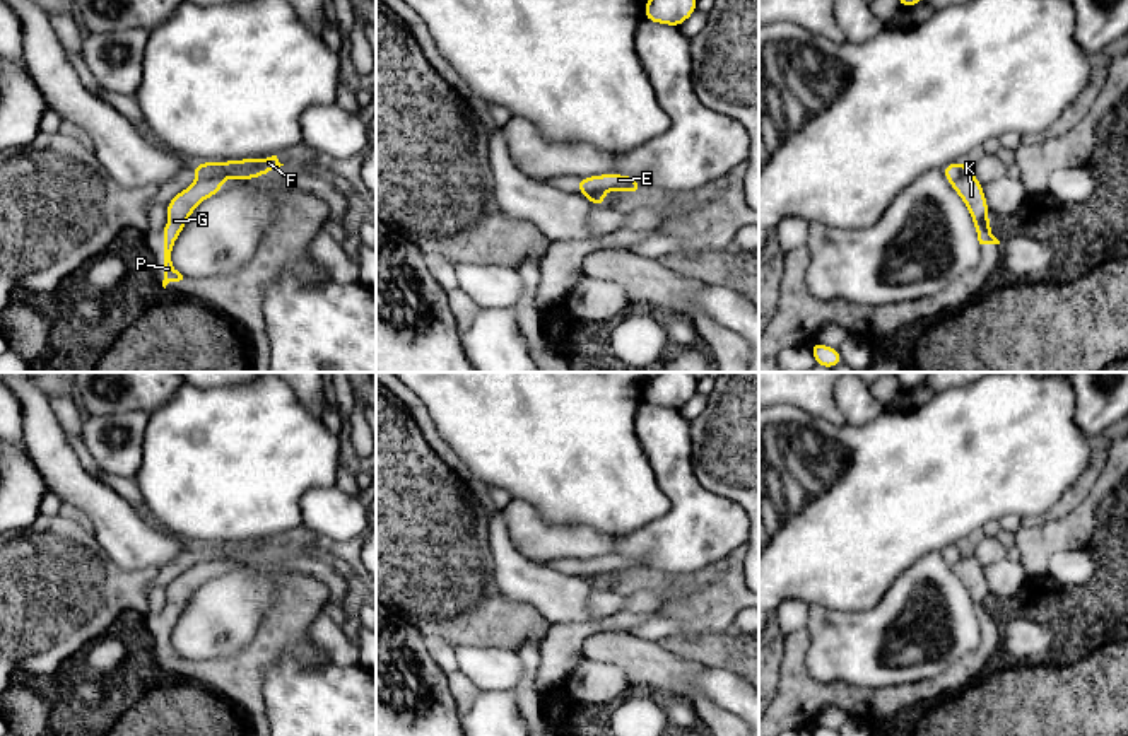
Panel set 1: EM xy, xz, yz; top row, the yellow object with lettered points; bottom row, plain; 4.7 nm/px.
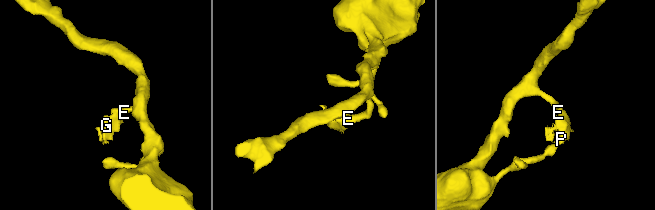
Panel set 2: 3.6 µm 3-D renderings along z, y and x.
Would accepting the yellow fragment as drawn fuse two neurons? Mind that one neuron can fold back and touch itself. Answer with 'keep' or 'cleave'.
cleave

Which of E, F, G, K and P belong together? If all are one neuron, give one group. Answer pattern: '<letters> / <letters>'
E F / G K P

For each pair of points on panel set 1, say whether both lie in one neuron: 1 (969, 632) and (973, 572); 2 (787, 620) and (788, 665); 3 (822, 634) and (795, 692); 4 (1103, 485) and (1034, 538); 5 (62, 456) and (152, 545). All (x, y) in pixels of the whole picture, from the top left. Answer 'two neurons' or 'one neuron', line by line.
1: two neurons
2: two neurons
3: two neurons
4: one neuron
5: one neuron

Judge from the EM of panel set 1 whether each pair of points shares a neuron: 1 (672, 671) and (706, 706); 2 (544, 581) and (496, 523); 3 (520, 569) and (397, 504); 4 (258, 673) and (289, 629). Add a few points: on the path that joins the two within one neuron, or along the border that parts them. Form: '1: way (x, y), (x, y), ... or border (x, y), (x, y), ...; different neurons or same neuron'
1: way (679, 680), (698, 699); same neuron
2: way (527, 574), (503, 550), (499, 540); same neuron
3: border (486, 514), (484, 538), (499, 593); different neurons
4: way (258, 663), (279, 639); same neuron

